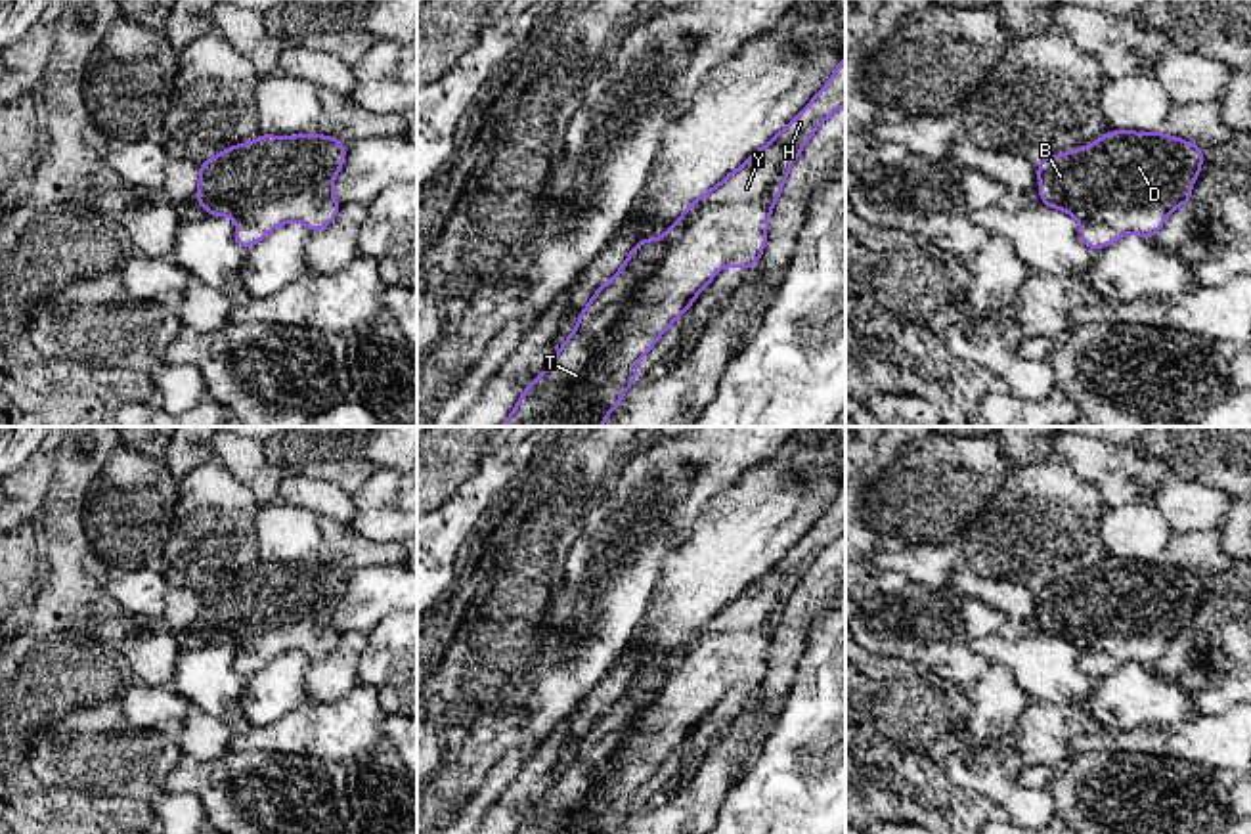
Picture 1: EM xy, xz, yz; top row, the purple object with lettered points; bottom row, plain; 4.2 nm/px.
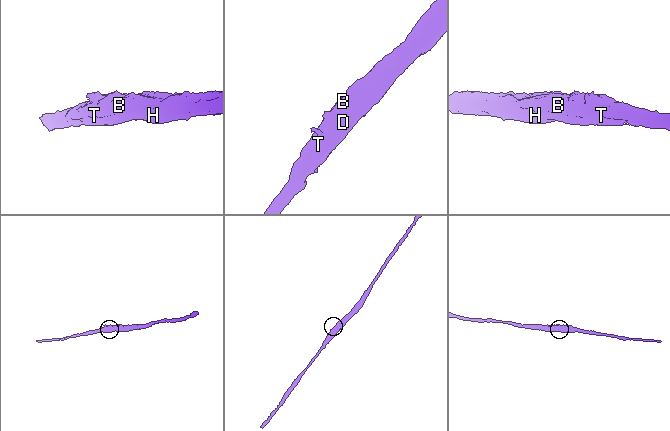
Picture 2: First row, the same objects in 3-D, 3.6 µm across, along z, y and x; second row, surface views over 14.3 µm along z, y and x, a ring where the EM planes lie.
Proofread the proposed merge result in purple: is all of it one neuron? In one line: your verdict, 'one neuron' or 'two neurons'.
one neuron

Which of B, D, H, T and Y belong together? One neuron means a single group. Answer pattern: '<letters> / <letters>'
B D H T Y

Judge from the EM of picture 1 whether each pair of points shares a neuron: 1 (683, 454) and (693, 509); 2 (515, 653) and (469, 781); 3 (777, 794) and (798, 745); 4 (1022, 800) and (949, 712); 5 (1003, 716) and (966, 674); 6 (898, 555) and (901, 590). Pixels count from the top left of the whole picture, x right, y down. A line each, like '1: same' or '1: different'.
1: same
2: different
3: same
4: same
5: different
6: different

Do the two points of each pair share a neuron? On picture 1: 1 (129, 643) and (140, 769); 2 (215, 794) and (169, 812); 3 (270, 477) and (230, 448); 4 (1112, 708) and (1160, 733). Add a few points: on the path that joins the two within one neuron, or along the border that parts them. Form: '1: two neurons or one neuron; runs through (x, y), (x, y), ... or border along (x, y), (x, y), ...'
1: two neurons; border along (100, 637), (123, 657), (138, 681)
2: two neurons; border along (182, 758), (163, 789), (190, 792), (207, 813)
3: one neuron; runs through (261, 477), (240, 456)
4: two neurons; border along (1190, 716), (1179, 722), (1104, 729)

